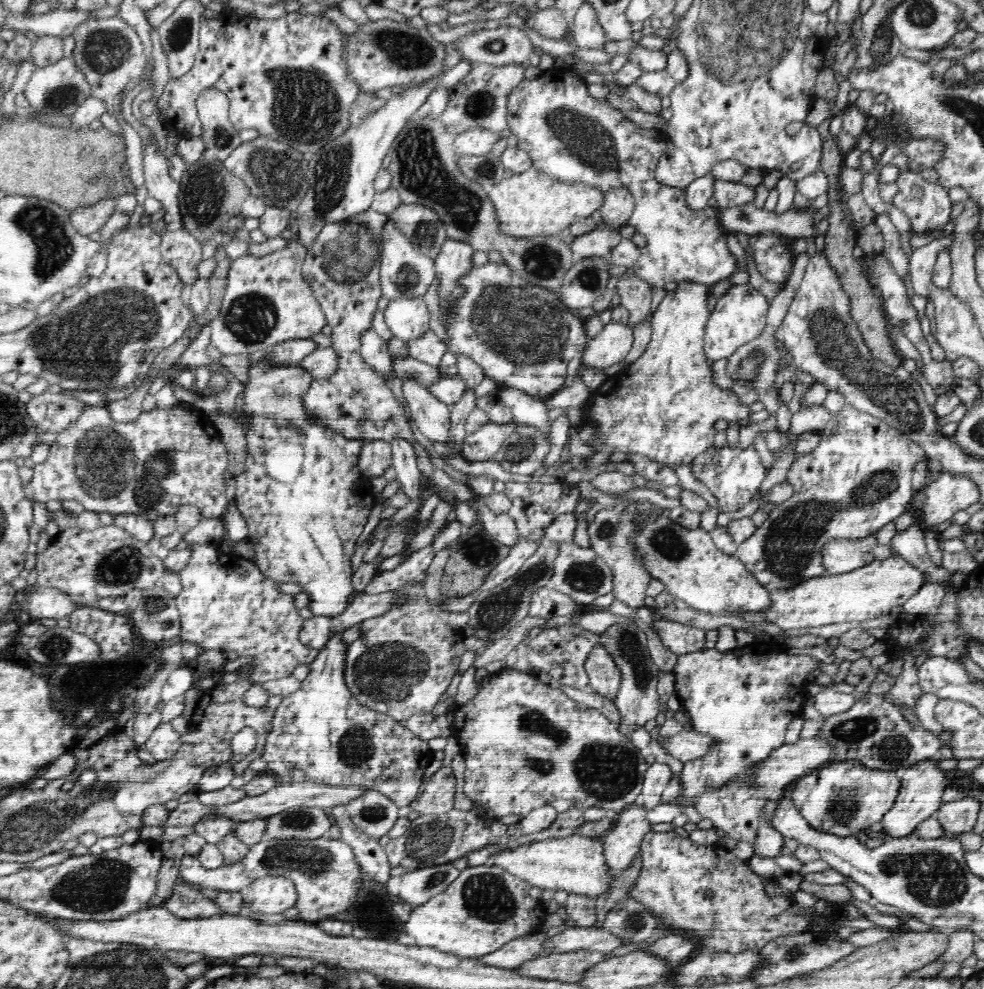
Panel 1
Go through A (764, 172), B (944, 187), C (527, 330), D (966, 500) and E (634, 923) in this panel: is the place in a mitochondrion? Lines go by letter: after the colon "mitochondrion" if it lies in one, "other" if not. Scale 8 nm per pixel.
A: other
B: other
C: mitochondrion
D: other
E: mitochondrion

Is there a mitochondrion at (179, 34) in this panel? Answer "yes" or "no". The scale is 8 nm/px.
yes

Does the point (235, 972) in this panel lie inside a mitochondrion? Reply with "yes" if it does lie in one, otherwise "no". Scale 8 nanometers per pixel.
no

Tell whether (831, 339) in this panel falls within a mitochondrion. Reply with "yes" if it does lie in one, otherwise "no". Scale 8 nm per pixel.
yes

